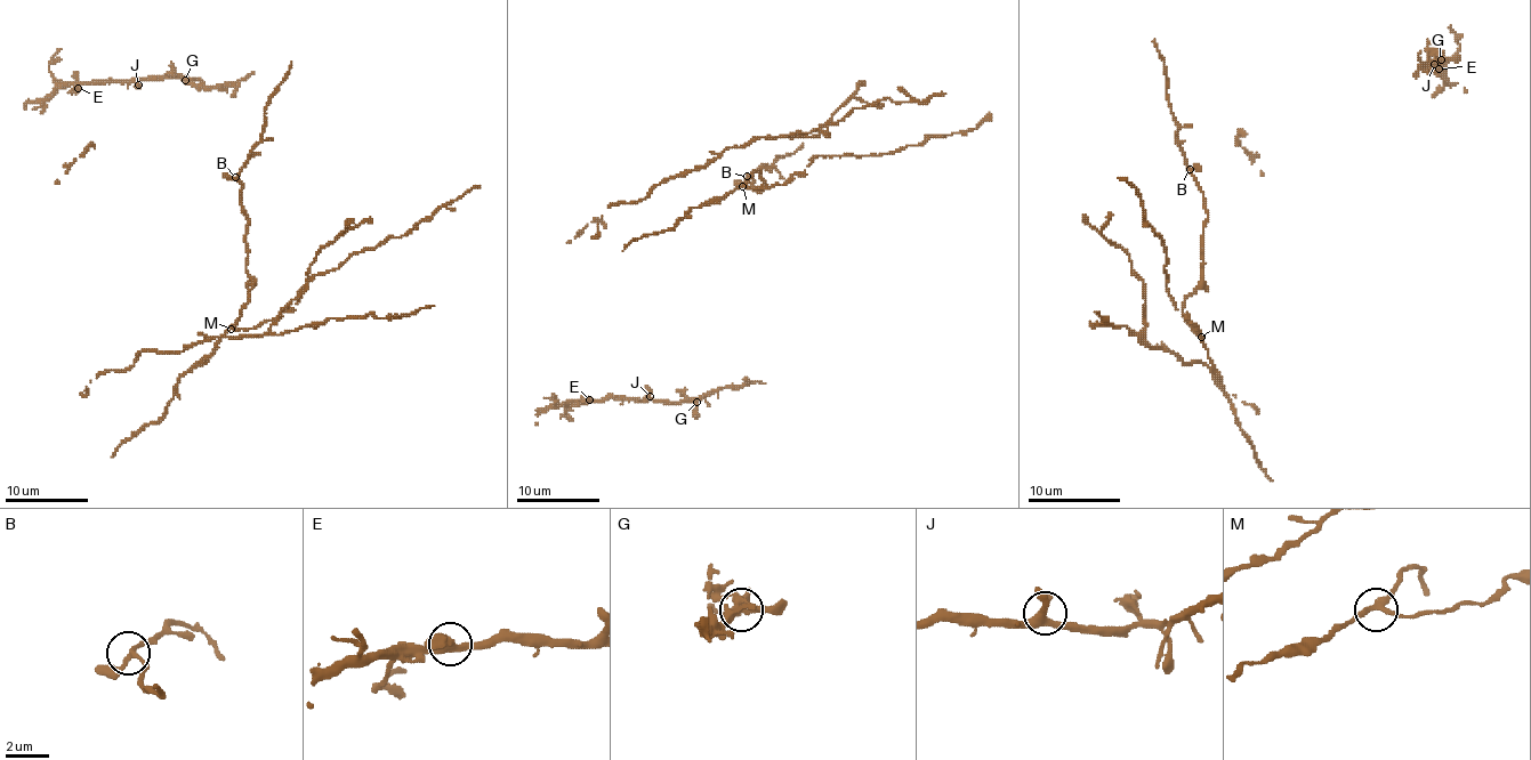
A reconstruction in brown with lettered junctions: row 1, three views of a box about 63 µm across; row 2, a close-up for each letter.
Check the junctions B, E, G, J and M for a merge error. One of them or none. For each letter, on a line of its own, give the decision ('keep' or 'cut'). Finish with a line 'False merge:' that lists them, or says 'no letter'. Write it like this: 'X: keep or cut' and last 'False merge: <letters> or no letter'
B: keep
E: keep
G: keep
J: keep
M: keep
False merge: no letter

